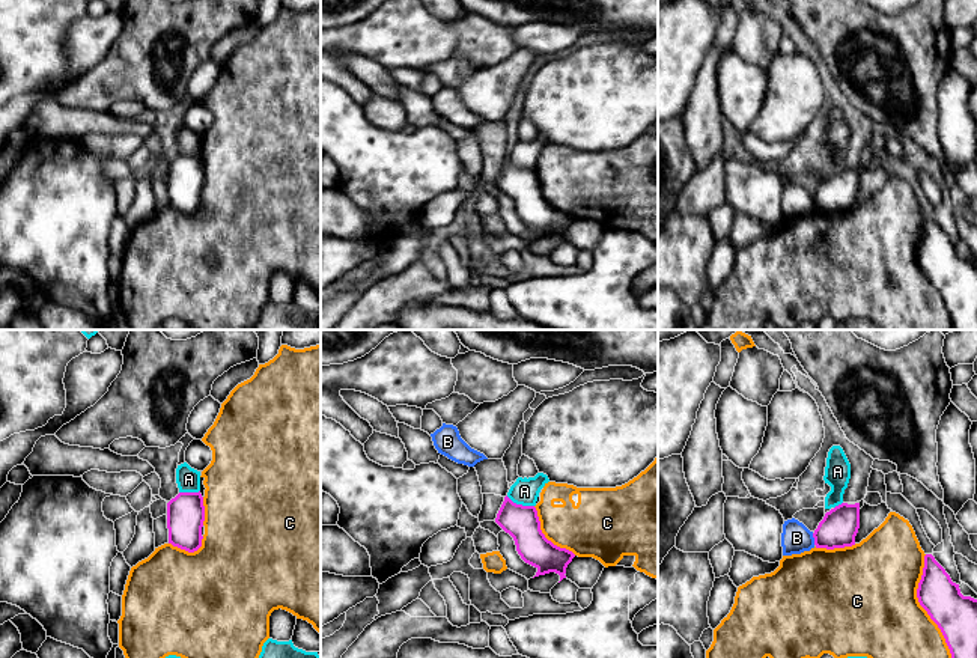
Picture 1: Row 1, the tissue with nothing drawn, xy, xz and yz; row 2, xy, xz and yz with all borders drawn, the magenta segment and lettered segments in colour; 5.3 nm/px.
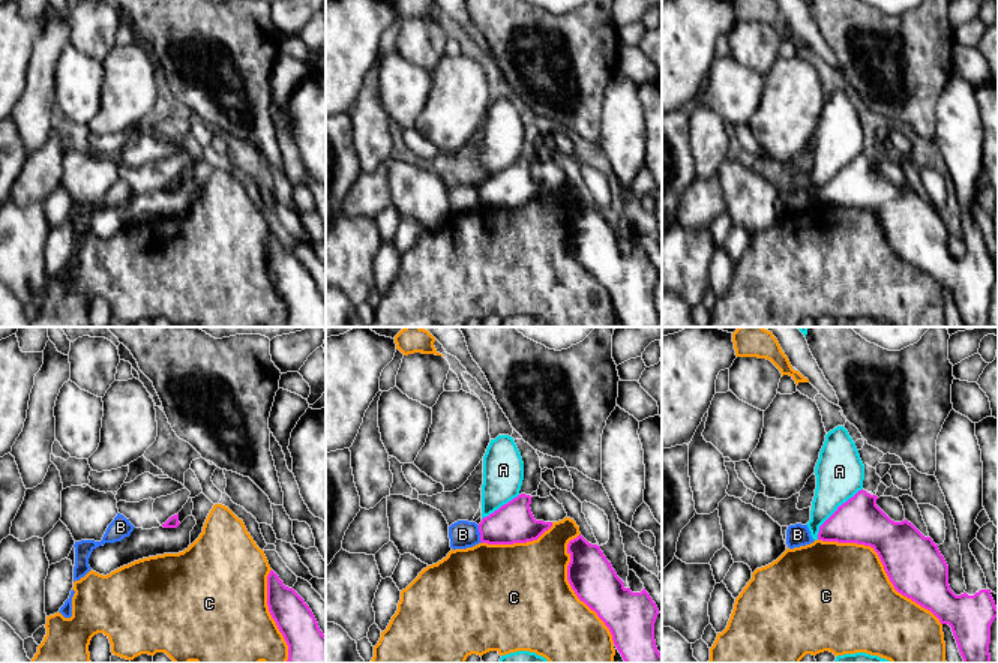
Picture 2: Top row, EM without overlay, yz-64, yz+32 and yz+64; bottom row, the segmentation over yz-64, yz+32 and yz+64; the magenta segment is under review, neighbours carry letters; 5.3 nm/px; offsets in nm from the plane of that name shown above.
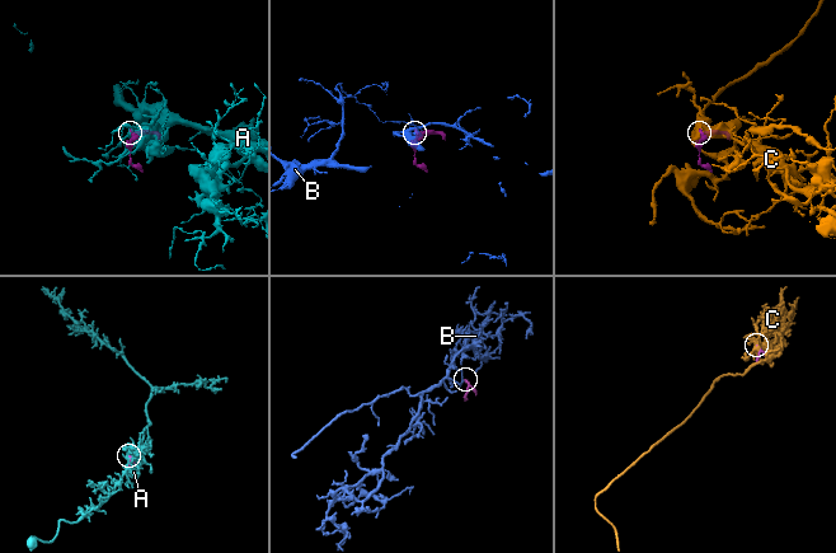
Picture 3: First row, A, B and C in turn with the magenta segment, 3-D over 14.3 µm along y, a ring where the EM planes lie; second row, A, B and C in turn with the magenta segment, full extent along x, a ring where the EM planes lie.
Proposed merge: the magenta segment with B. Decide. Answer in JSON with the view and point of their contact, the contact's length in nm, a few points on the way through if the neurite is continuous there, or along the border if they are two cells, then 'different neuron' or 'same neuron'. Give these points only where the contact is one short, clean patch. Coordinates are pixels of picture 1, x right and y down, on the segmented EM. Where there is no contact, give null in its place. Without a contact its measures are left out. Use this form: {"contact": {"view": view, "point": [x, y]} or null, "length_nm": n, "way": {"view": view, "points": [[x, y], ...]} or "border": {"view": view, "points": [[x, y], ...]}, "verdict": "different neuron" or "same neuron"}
{"contact": {"view": "yz", "point": [815, 539]}, "length_nm": 70, "border": {"view": "yz", "points": [[812, 533], [815, 544]]}, "verdict": "different neuron"}

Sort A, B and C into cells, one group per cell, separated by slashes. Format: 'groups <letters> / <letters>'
groups A / B / C

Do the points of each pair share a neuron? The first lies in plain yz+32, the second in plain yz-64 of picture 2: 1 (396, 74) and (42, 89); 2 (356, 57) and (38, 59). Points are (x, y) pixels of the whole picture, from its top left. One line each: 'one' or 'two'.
1: two
2: two

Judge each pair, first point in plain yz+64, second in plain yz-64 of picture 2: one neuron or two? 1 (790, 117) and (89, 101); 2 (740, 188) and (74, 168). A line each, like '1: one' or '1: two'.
1: two
2: one

